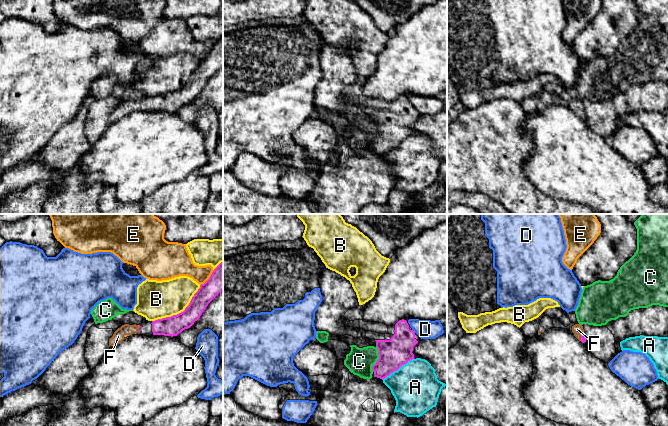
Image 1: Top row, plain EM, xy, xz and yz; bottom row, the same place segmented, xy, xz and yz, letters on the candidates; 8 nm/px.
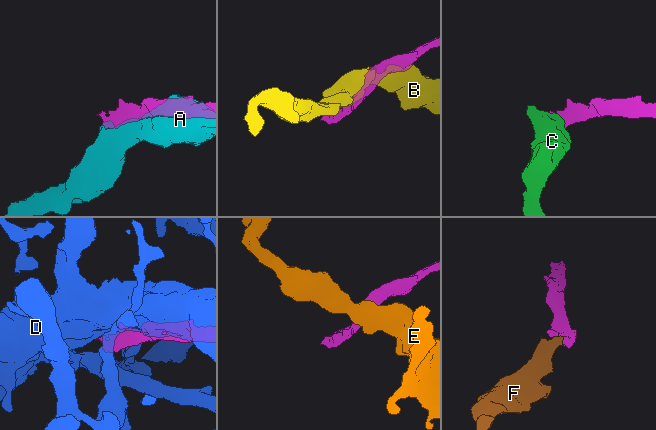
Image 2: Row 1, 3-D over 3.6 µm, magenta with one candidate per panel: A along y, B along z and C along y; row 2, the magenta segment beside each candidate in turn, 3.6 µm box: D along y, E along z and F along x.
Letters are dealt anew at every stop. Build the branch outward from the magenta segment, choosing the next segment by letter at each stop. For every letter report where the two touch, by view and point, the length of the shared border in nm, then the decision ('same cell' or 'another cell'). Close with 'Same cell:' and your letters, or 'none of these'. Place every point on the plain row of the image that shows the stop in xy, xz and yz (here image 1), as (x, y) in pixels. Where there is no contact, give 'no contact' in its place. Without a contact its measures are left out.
A: contact xz (397, 145); length 300 nm; another cell
B: contact xy (181, 88); length 480 nm; another cell
C: contact xz (378, 135); length 200 nm; another cell
D: contact xz (413, 107); length 40 nm; another cell
E: contact xy (209, 54); length 170 nm; another cell
F: contact yz (581, 112); length 80 nm; same cell
Same cell: F

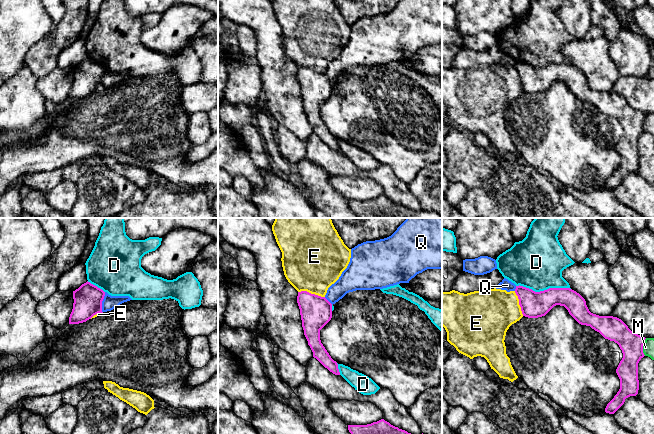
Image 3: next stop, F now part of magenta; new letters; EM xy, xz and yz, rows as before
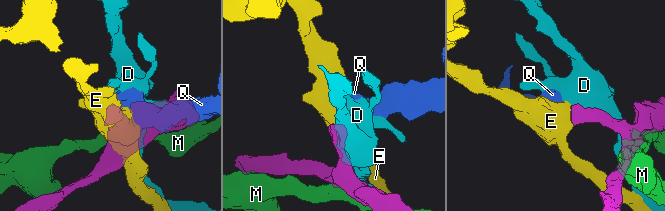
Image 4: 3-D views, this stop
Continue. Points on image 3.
D: contact yz (543, 67); length 440 nm; another cell
E: contact xz (310, 69); length 220 nm; another cell
M: contact yz (642, 123); length 140 nm; another cell
Q: contact xy (101, 78); length 170 nm; another cell
Same cell: none of these

